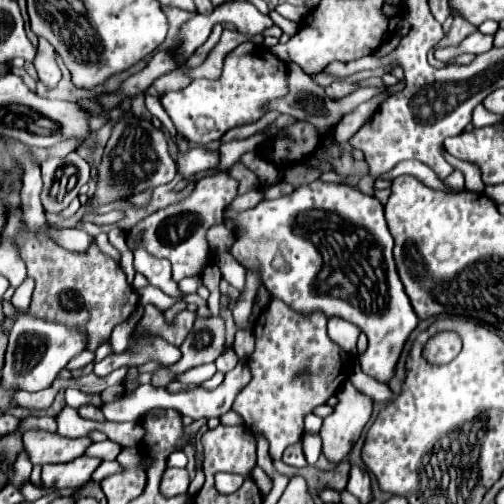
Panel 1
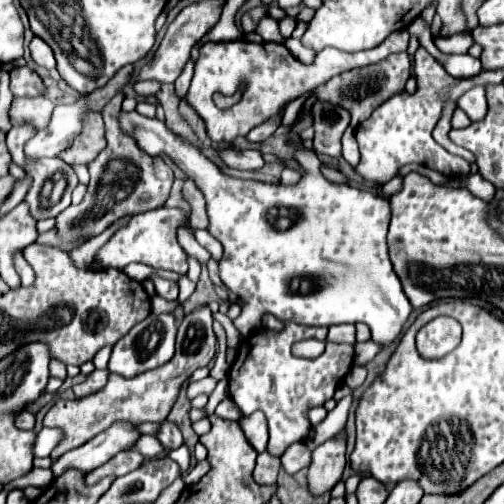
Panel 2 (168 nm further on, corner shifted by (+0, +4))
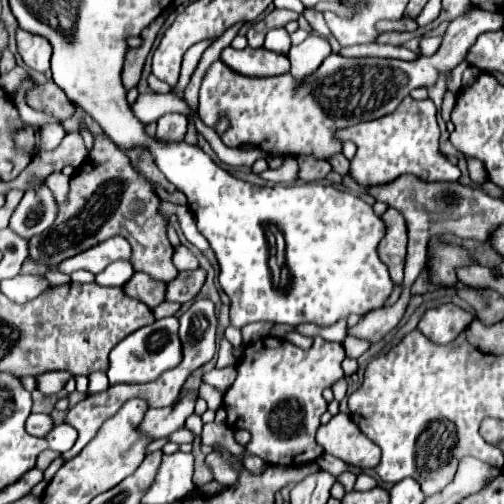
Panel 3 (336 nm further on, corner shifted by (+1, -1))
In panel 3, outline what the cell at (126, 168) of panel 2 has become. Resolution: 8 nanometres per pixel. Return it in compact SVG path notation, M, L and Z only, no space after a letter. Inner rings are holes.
M96 136L88 160L70 180L68 200L58 206L54 224L44 234L28 240L28 256L38 264L54 266L112 236L124 236L132 246L130 262L134 270L146 272L162 282L172 282L178 270L172 264L174 248L168 242L166 222L158 214L158 204L160 198L154 194L154 188L132 168L126 154L122 154L108 136Z

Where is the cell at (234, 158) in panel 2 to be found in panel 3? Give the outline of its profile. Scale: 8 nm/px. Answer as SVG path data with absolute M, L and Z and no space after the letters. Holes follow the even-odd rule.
M284 158L284 164L278 168L278 170L272 170L268 168L266 172L262 172L260 176L264 180L270 180L270 182L280 182L280 184L294 184L298 180L298 162L296 158Z

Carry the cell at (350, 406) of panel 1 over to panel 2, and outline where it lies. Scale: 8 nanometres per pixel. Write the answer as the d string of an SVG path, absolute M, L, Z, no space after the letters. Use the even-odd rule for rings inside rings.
M341 429L337 435L327 439L313 451L313 459L307 473L309 491L313 495L321 495L333 489L341 479L343 467L347 463L345 445L347 445L347 429Z

